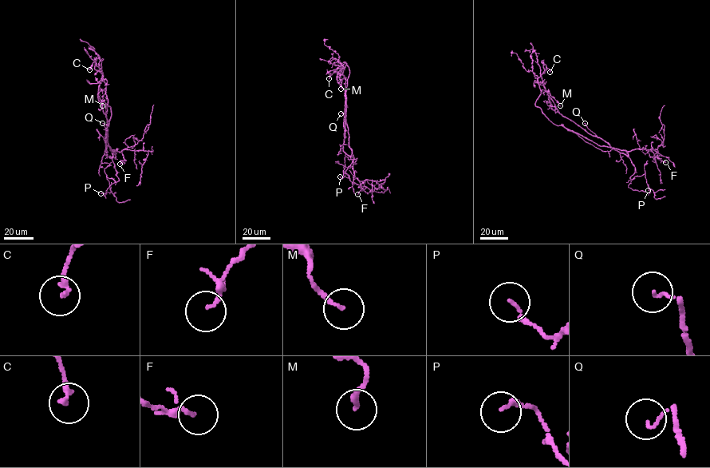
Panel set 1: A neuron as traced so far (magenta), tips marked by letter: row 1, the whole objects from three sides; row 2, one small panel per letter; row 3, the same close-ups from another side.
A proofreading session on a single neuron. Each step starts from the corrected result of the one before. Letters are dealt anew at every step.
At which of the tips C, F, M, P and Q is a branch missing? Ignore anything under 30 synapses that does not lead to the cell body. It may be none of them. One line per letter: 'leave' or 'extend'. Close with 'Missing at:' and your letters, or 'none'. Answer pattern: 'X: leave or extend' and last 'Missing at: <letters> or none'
C: leave
F: leave
M: leave
P: leave
Q: leave
Missing at: none

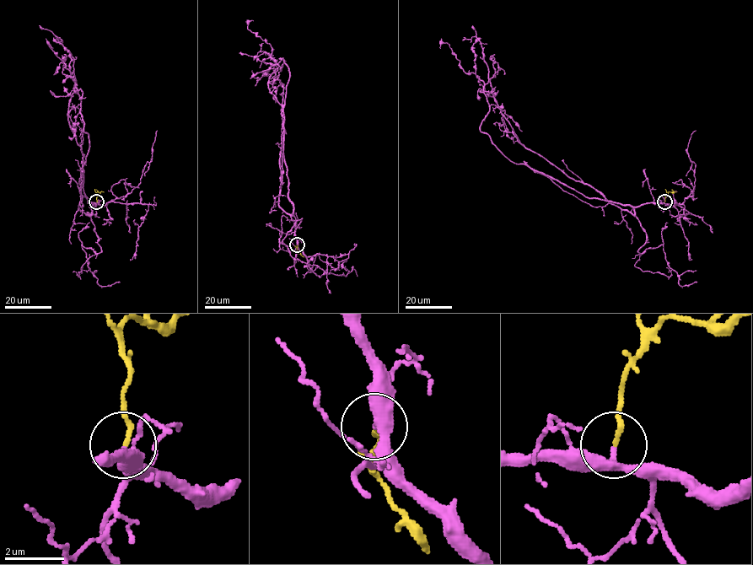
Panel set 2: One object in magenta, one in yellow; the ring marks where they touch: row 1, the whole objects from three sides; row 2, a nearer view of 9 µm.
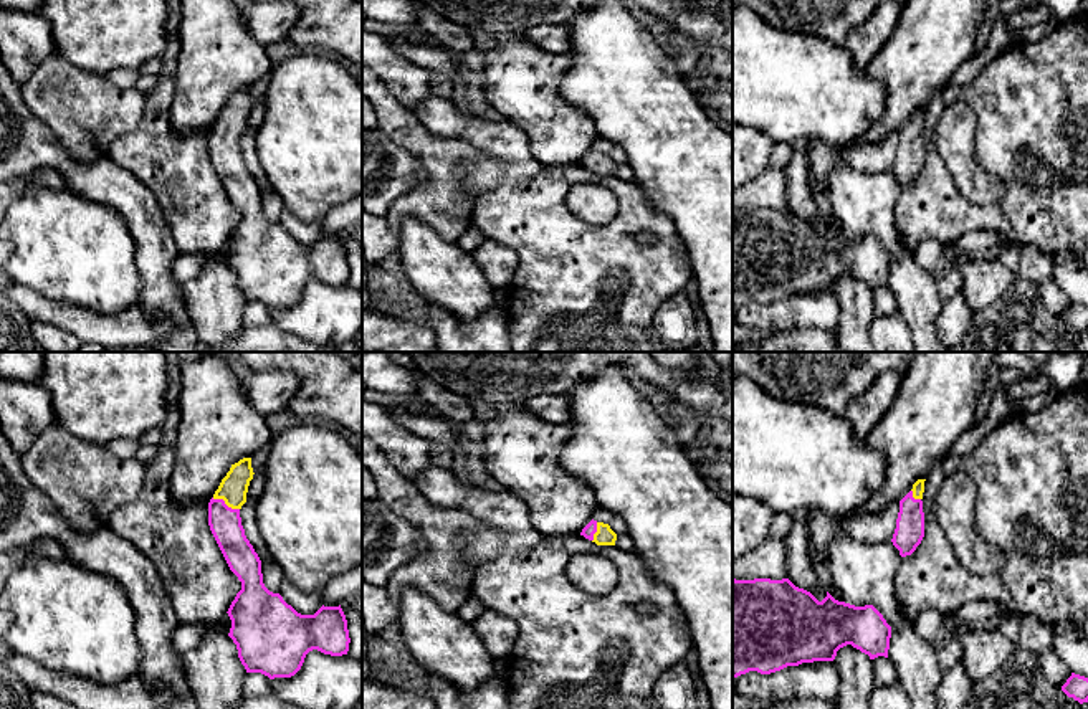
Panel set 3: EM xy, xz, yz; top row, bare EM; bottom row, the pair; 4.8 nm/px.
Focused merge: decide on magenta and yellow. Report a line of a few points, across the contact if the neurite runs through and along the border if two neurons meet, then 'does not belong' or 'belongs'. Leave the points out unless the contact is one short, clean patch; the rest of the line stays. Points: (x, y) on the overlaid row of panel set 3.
line xy (225, 523), (224, 503), (233, 488); belongs

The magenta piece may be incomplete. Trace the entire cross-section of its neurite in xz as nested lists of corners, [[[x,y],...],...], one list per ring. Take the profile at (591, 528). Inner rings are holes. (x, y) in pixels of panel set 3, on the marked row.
[[[590,521],[580,532],[585,539],[595,542],[597,545],[615,545],[617,534],[608,524]]]

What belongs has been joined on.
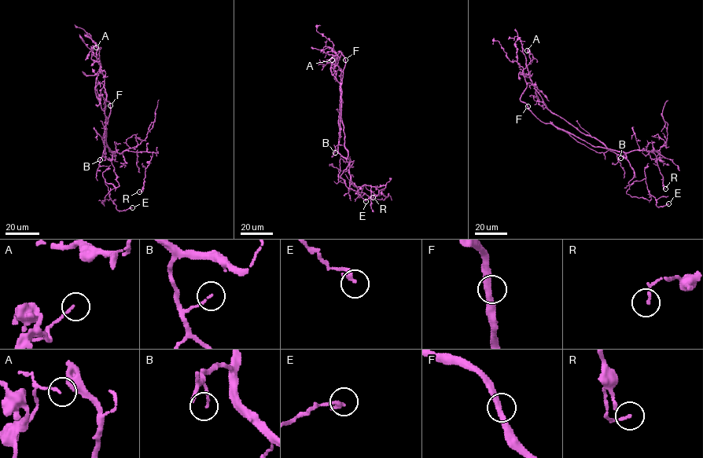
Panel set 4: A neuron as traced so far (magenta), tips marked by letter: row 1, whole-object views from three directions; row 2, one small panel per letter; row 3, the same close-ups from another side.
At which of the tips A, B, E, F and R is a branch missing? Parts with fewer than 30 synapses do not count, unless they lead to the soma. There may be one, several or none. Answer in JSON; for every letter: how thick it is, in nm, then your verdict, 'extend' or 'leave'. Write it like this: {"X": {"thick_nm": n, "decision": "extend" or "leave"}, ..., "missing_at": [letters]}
{"A": {"thick_nm": 130, "decision": "leave"}, "B": {"thick_nm": 90, "decision": "leave"}, "E": {"thick_nm": 280, "decision": "leave"}, "F": {"thick_nm": 320, "decision": "leave"}, "R": {"thick_nm": 140, "decision": "leave"}, "missing_at": []}

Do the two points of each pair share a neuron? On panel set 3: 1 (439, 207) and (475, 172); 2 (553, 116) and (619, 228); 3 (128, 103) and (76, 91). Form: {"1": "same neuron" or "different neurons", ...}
{"1": "same neuron", "2": "different neurons", "3": "same neuron"}

